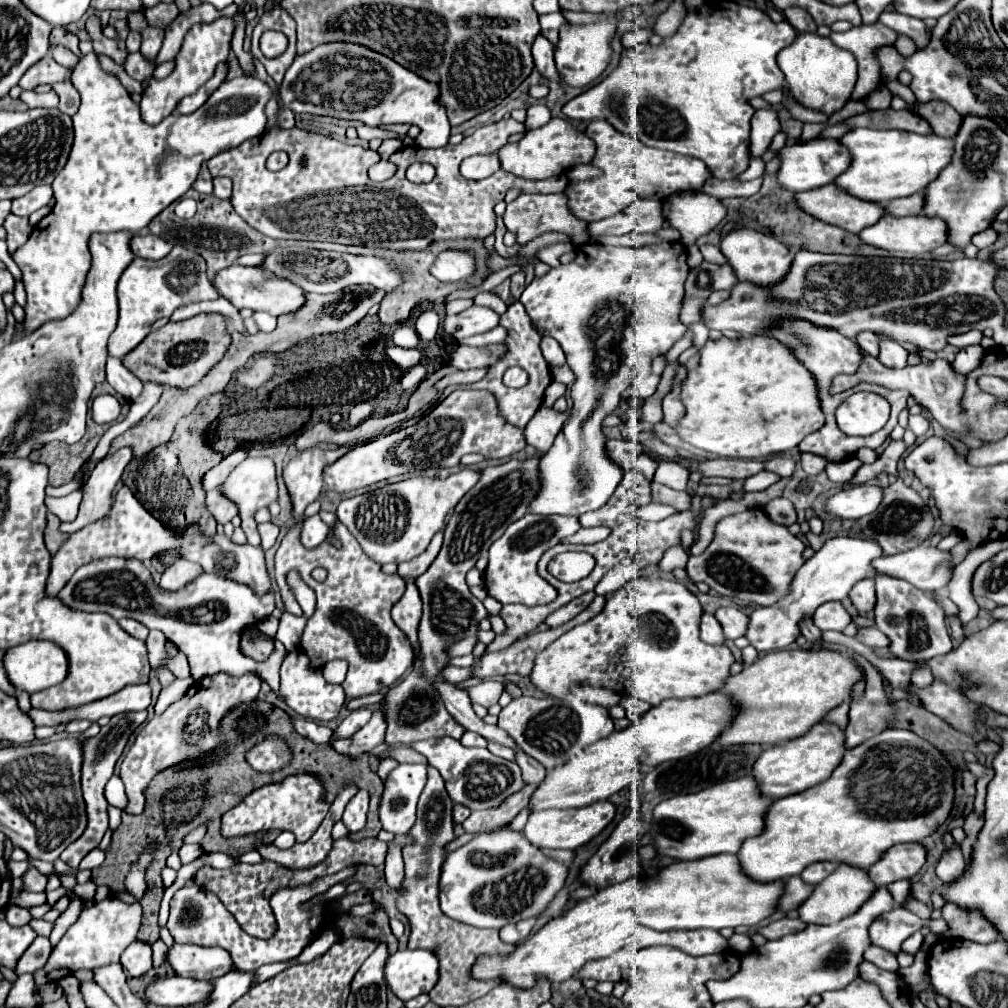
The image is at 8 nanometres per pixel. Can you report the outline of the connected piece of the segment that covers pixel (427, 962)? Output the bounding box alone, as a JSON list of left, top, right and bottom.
[384,950,438,1002]

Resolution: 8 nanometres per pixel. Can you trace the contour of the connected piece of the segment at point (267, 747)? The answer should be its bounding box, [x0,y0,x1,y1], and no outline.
[246,736,292,772]

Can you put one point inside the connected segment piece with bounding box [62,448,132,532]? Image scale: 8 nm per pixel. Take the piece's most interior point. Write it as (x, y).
(98, 498)

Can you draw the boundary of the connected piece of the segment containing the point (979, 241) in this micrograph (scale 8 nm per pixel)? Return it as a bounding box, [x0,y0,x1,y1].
[972,228,996,248]

